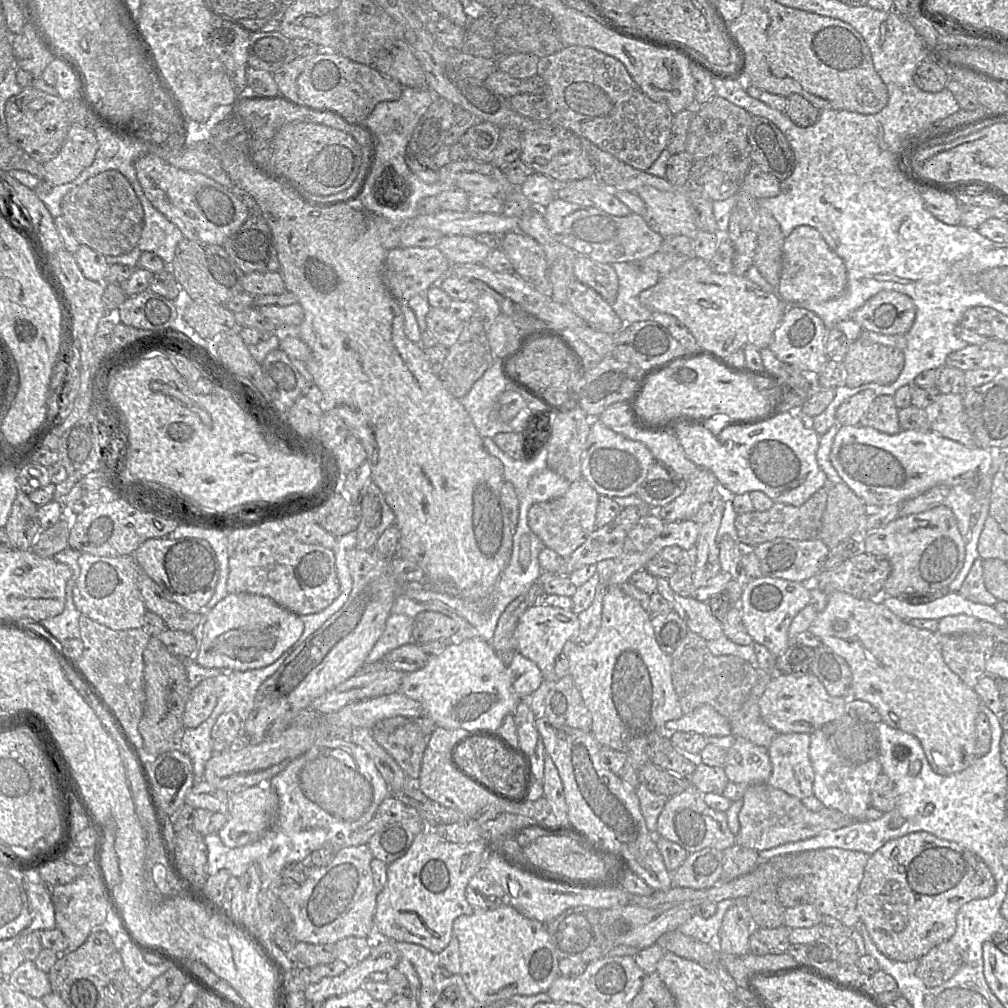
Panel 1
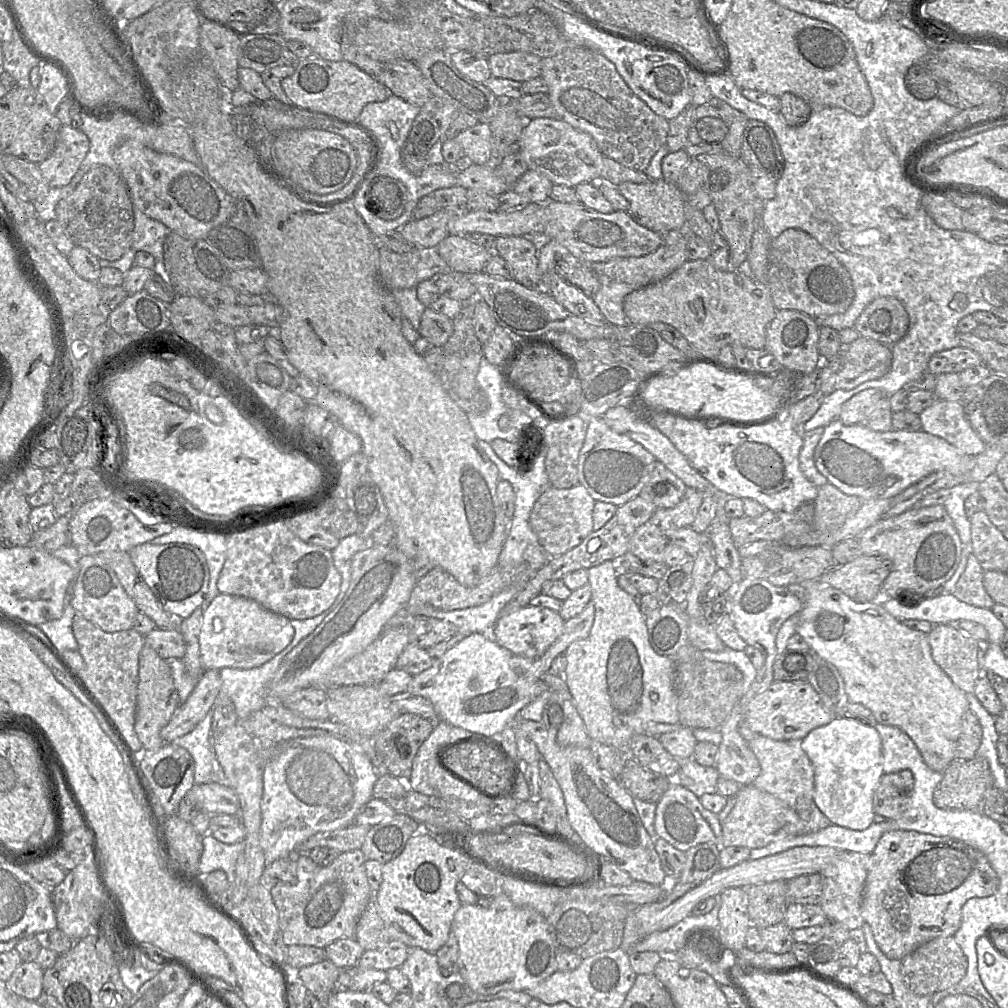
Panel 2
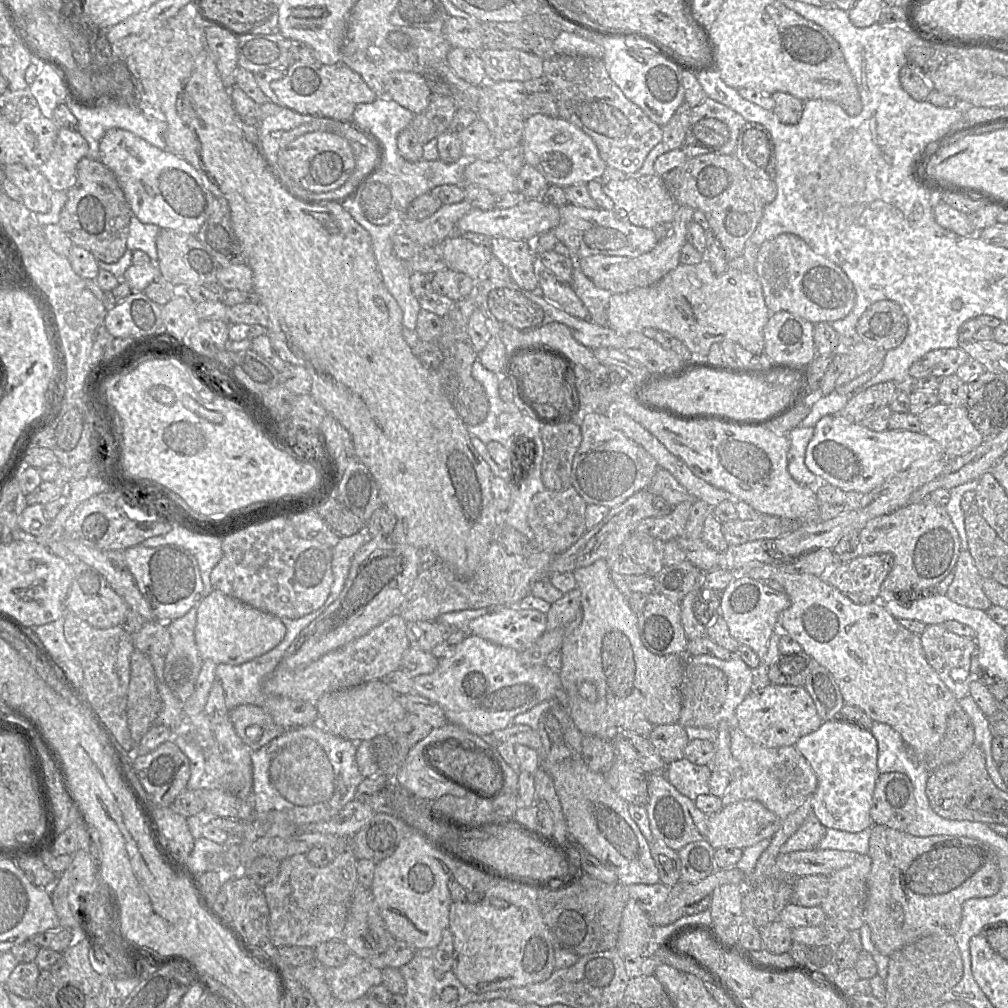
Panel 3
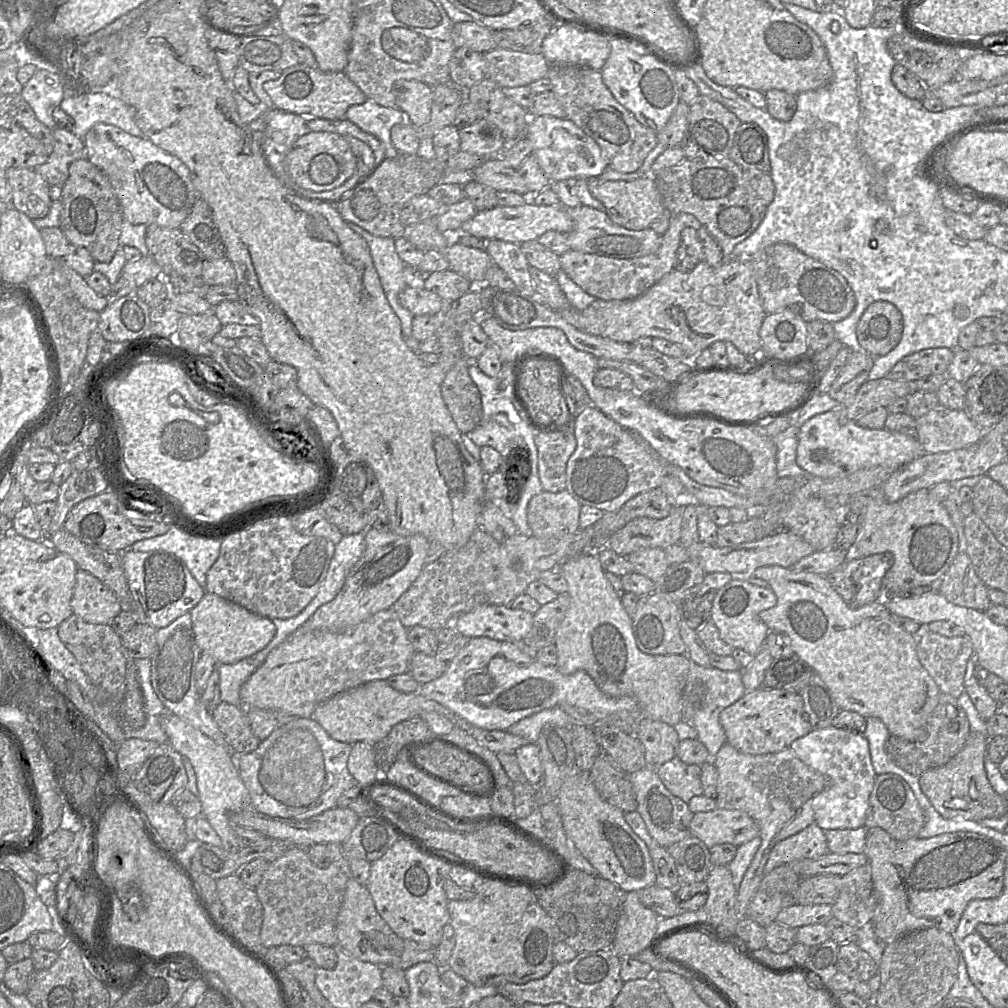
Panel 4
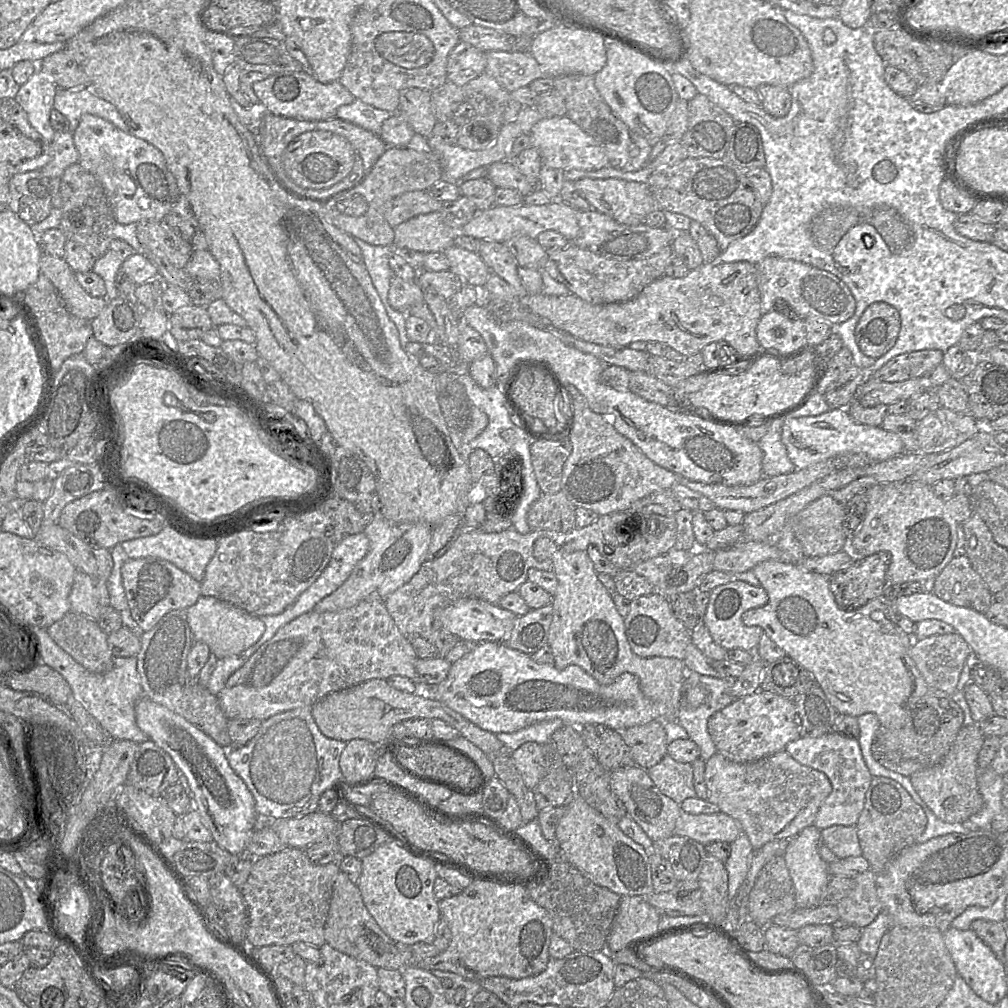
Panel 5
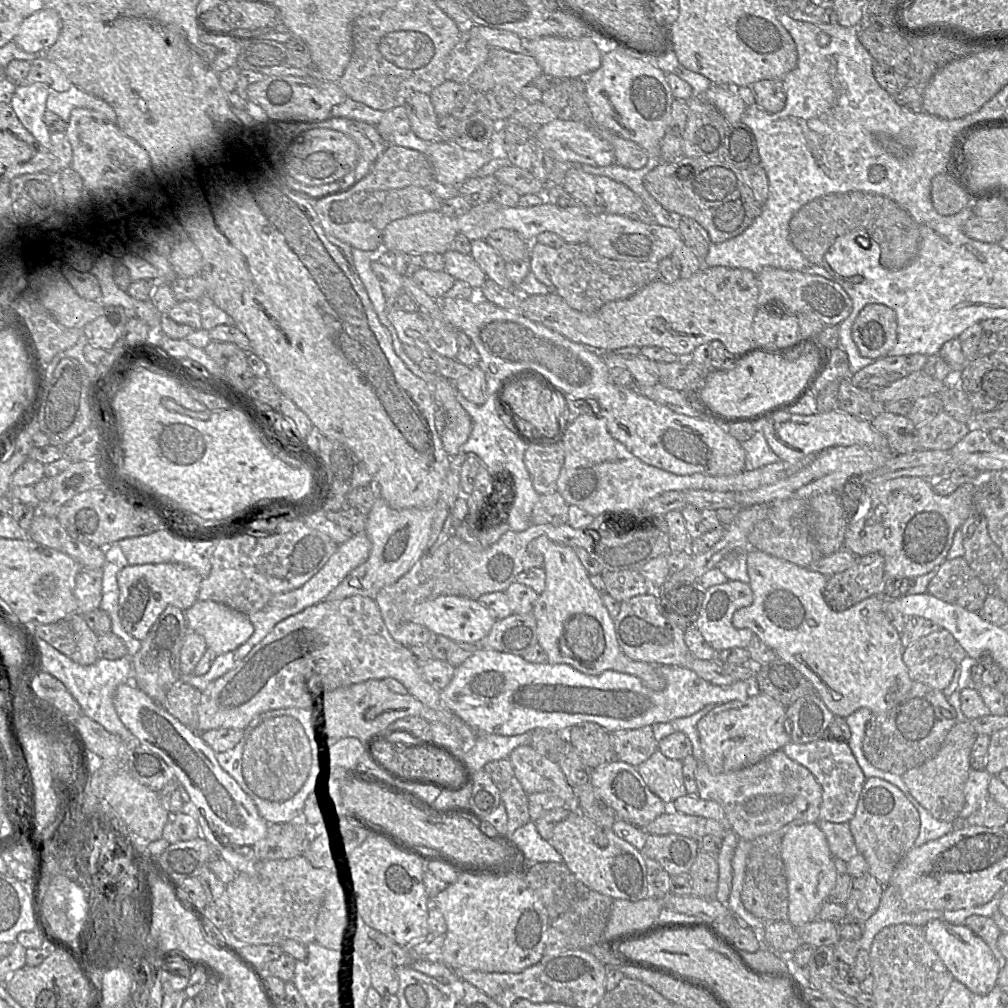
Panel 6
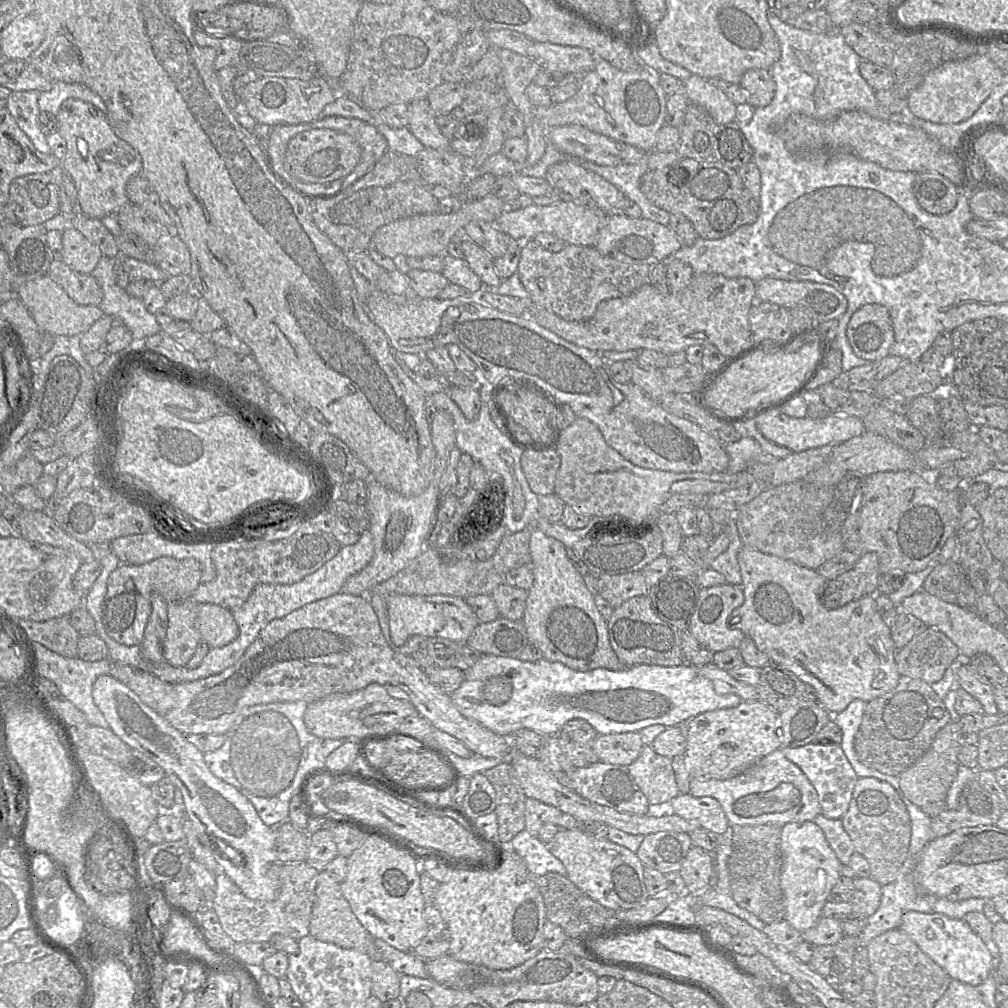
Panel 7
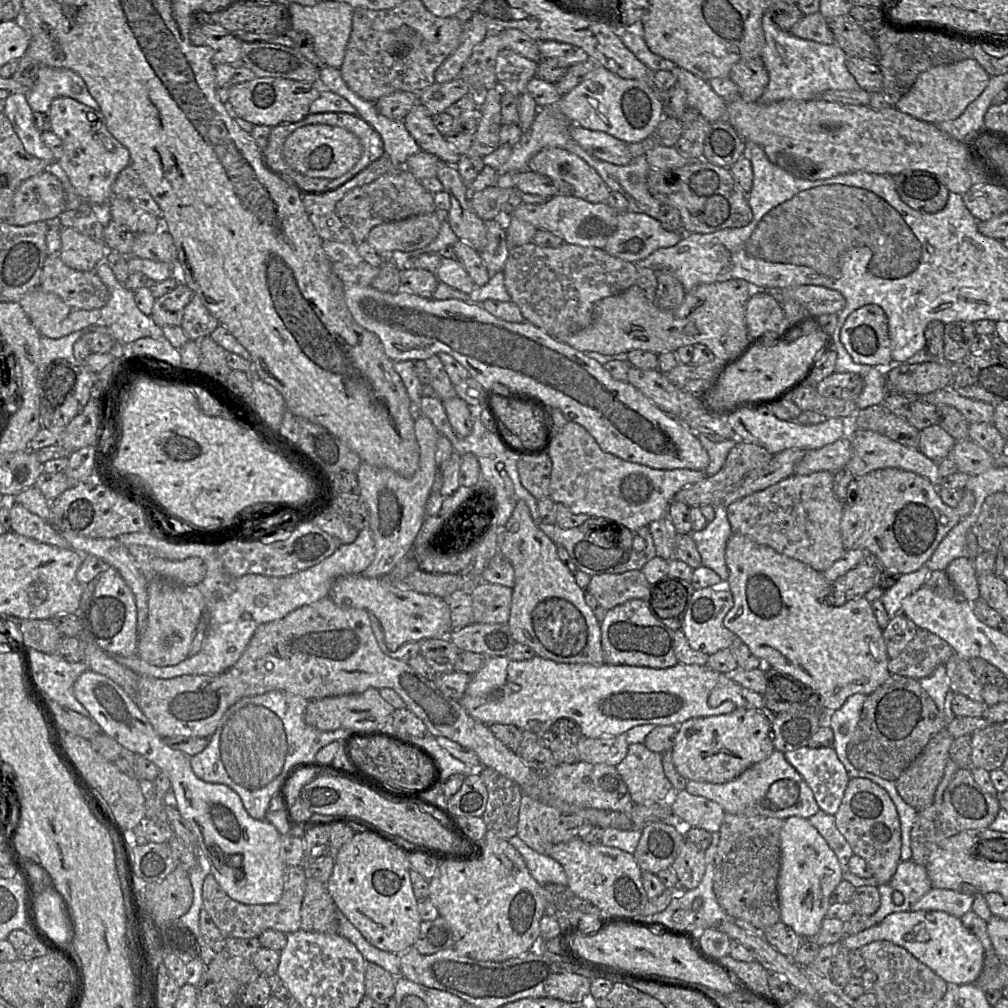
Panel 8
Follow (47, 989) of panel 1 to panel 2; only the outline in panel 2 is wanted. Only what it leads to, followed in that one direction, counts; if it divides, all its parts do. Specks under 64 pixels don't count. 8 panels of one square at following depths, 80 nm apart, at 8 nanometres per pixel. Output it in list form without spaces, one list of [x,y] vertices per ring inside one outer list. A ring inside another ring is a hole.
[[[22,962],[6,982],[14,997],[37,1000],[43,991],[44,969],[36,962]]]

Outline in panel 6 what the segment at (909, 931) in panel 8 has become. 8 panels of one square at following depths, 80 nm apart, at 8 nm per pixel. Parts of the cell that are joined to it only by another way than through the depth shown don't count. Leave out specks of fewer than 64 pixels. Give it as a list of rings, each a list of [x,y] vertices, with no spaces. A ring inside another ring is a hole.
[[[932,919],[924,927],[925,938],[933,947],[954,979],[978,995],[988,994],[996,985],[1000,966],[988,945],[965,924],[953,925]]]

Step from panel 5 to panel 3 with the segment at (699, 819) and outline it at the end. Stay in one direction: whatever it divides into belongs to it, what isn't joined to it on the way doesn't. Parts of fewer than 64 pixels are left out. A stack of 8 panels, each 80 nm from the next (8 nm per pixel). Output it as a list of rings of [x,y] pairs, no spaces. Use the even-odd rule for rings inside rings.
[[[741,800],[724,806],[708,815],[705,840],[716,850],[732,846],[740,849],[753,846],[763,839],[770,839],[780,827],[779,818],[756,800]]]

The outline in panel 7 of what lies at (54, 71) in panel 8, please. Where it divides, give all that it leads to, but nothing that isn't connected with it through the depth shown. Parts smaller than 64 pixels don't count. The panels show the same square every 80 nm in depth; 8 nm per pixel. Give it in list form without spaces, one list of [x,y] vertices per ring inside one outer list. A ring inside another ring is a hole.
[[[55,81],[48,91],[40,92],[38,107],[40,111],[57,116],[61,104],[69,98],[75,98],[90,103],[105,115],[107,107],[102,98],[88,87],[78,83]]]

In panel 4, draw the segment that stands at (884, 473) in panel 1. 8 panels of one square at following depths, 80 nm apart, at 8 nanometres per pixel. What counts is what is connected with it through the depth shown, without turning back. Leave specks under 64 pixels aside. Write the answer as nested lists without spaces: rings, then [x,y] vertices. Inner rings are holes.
[[[844,407],[817,414],[799,427],[797,464],[808,476],[841,478],[878,466],[901,468],[924,453],[915,436],[883,429],[870,429],[849,420]]]

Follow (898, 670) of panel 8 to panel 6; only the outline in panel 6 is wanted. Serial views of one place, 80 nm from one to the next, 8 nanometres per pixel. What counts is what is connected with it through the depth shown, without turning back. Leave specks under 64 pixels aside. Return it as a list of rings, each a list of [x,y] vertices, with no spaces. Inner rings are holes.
[[[941,629],[906,647],[902,658],[913,682],[921,682],[942,692],[951,683],[967,654],[950,632]]]

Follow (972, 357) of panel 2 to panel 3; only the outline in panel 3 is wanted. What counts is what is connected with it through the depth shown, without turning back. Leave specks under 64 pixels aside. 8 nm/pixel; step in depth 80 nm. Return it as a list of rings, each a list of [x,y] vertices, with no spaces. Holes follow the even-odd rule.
[[[961,348],[937,349],[924,354],[909,369],[909,379],[954,375],[969,355]]]

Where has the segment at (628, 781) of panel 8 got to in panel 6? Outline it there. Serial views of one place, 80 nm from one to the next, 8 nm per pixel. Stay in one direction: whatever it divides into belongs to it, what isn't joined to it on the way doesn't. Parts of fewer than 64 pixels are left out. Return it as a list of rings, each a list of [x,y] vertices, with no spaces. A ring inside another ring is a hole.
[[[656,750],[636,769],[651,792],[665,804],[671,805],[677,798],[688,795],[681,760],[669,759]]]

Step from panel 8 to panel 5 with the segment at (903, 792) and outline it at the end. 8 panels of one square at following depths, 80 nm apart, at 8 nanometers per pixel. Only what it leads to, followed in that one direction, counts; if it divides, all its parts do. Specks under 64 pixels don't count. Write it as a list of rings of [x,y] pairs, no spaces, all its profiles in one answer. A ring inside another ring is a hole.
[[[978,724],[963,726],[948,754],[940,763],[910,776],[911,784],[917,794],[934,815],[943,822],[963,823],[983,807],[983,798],[977,785],[979,774],[977,759],[984,739],[985,736]]]

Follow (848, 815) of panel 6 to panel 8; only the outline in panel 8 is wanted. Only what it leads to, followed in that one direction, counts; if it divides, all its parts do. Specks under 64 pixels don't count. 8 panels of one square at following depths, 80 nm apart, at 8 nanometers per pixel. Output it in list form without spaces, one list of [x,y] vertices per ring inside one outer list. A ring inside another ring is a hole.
[[[804,746],[784,754],[813,792],[819,808],[834,816],[850,781],[833,747]]]

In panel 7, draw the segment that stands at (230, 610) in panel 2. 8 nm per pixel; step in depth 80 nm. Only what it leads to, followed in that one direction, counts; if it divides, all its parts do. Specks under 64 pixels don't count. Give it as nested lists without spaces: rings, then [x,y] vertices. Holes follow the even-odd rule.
[[[211,603],[199,604],[195,627],[210,648],[223,647],[239,634],[238,625],[230,610]]]

